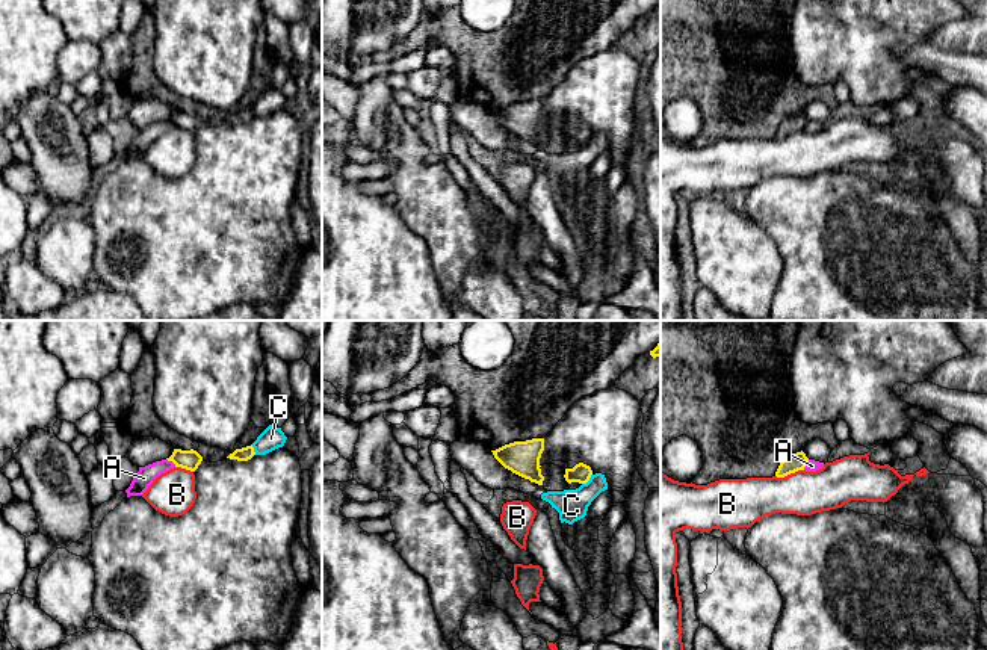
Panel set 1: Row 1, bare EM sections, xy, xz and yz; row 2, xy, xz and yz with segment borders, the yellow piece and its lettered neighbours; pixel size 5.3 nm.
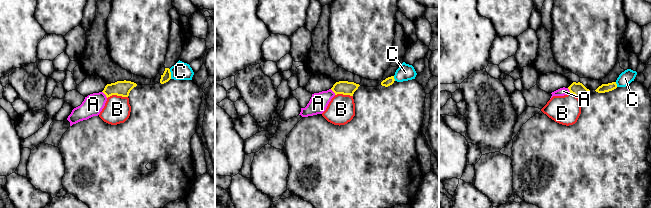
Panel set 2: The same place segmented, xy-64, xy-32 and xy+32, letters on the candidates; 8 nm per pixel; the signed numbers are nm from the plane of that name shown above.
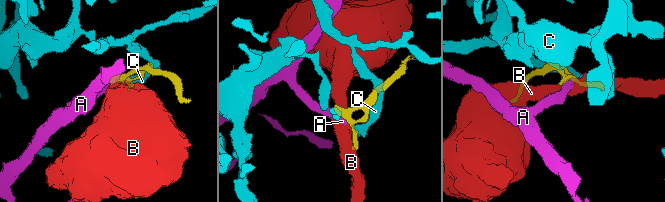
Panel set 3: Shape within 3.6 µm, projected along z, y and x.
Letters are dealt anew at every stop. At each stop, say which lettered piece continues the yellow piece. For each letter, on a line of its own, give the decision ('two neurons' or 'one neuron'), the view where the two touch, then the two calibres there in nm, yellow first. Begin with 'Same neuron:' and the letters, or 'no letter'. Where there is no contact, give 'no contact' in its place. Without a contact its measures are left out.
Same neuron: no letter
A: two neurons; contact in xy; calibres 110 and 100 nm
B: two neurons; contact in yz; calibres 100 and 240 nm
C: two neurons; contact in xz; calibres 100 and 160 nm

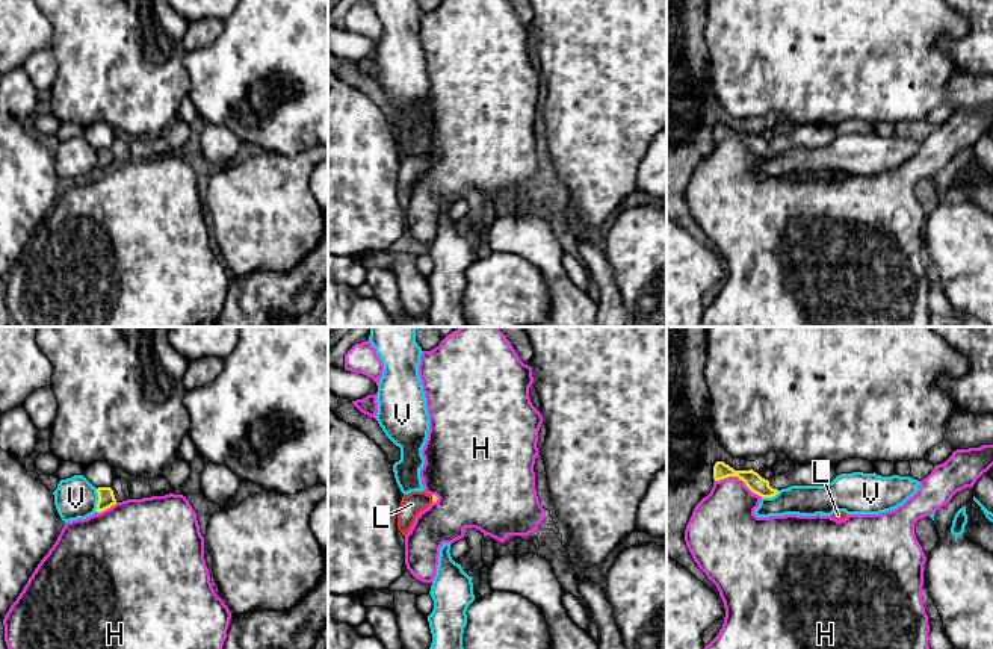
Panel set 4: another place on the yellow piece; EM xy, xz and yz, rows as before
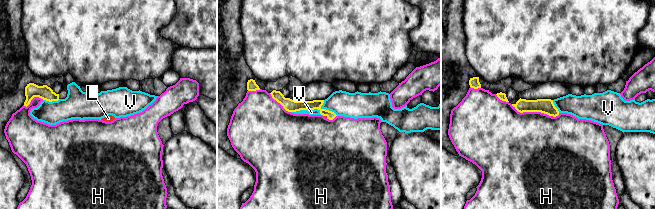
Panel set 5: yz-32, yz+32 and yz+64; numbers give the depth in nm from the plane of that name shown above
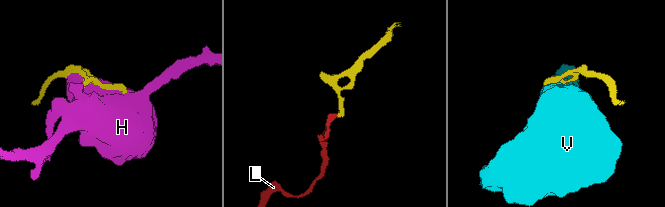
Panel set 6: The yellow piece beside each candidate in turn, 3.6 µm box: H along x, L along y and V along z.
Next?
Same neuron: L
H: two neurons; contact in yz; calibres 90 and 340 nm
L: one neuron; contact in xz; calibres 30 and 120 nm
V: two neurons; contact in xy; calibres 90 and 220 nm

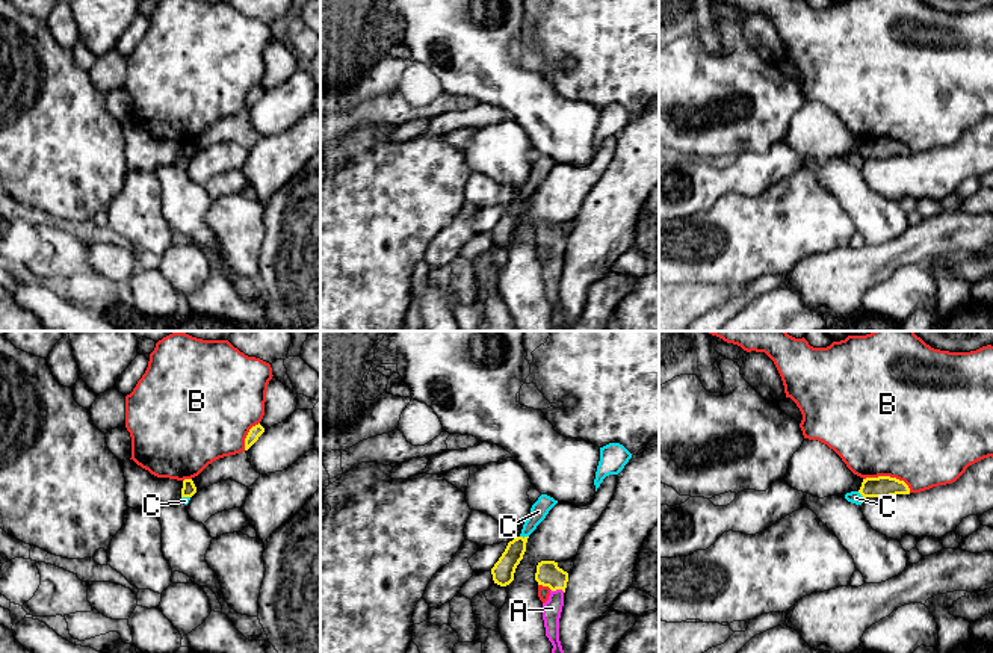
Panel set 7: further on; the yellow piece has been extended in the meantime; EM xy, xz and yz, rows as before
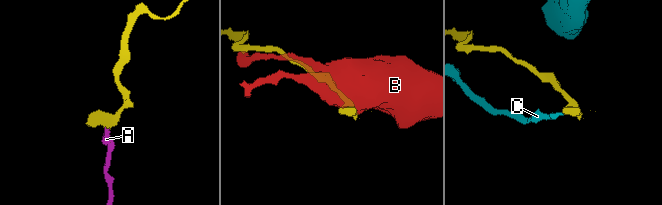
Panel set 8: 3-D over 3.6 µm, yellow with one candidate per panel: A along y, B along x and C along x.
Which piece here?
Same neuron: A
A: one neuron; contact in xz; calibres 130 and 100 nm
B: two neurons; contact in yz; calibres 110 and 500 nm
C: two neurons; contact in xz; calibres 120 and 90 nm

